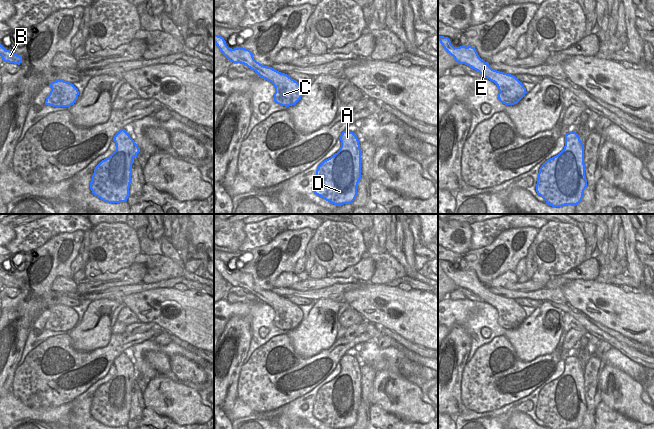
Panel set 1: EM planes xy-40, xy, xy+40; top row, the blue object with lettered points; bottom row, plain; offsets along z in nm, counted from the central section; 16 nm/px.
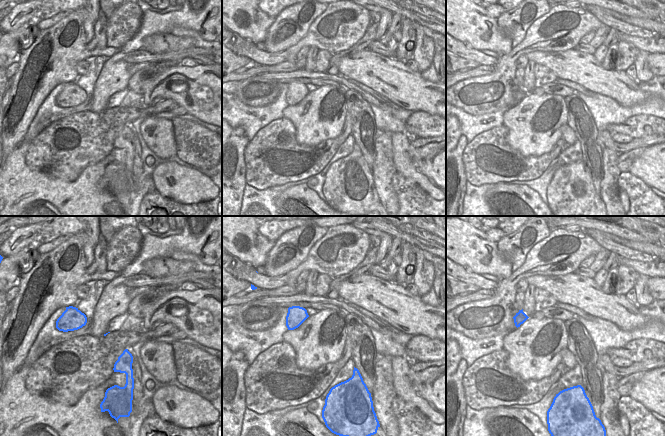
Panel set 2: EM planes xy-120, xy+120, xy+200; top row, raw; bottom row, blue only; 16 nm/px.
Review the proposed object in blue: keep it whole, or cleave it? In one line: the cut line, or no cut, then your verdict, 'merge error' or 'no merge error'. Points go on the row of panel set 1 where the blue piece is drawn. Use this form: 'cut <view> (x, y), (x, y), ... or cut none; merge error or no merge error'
cut none; no merge error

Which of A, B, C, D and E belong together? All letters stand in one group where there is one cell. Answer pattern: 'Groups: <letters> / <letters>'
Groups: A B C D E.

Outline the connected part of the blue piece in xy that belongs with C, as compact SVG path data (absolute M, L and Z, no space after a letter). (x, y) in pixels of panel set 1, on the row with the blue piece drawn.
M214 35L214 43L222 54L233 63L241 63L255 71L260 78L271 82L275 87L274 101L285 107L295 105L303 96L301 85L285 73L281 73L272 67L264 66L257 62L249 49L231 49L227 46L223 37Z

